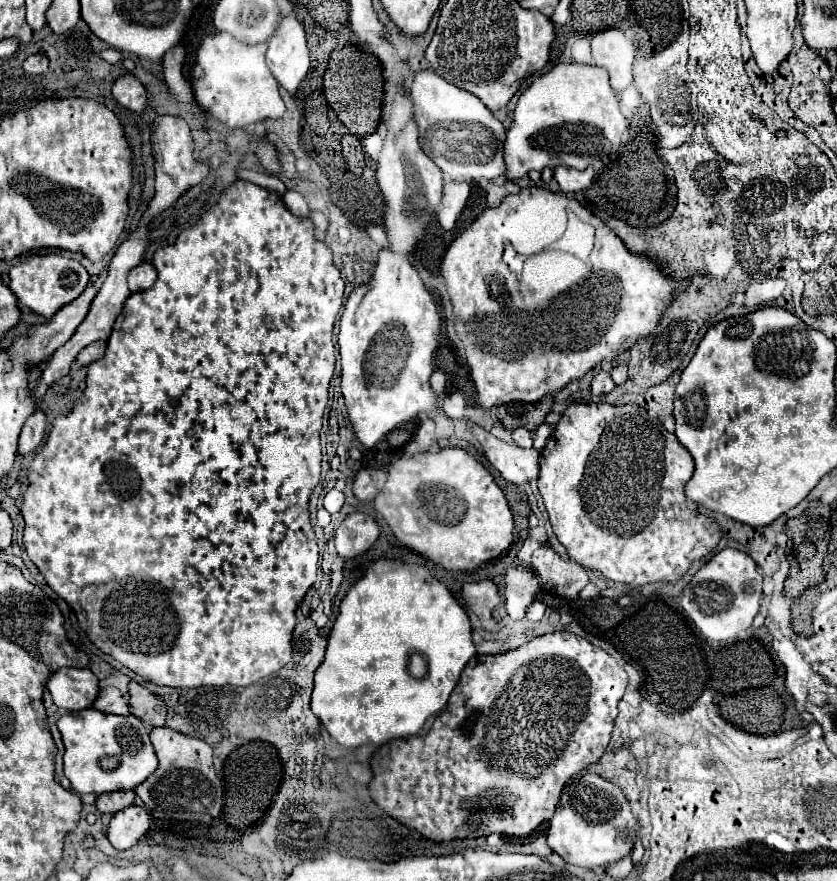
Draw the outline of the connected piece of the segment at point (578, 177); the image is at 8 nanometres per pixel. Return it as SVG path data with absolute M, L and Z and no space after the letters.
M555 167L553 169L553 179L559 183L563 193L575 193L575 191L583 191L591 185L593 181L593 169L587 167L585 171L577 171L571 167Z

